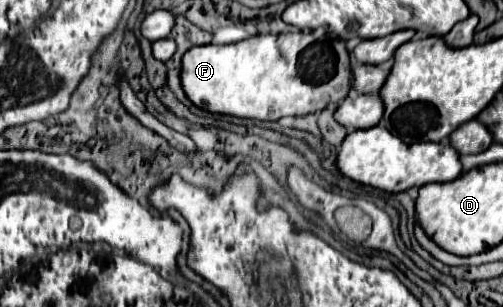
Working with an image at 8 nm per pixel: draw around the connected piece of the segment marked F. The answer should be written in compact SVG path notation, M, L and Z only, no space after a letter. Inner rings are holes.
M266 34L234 44L194 46L182 56L180 84L186 98L212 114L252 120L304 116L346 98L350 54L344 42L326 34Z

